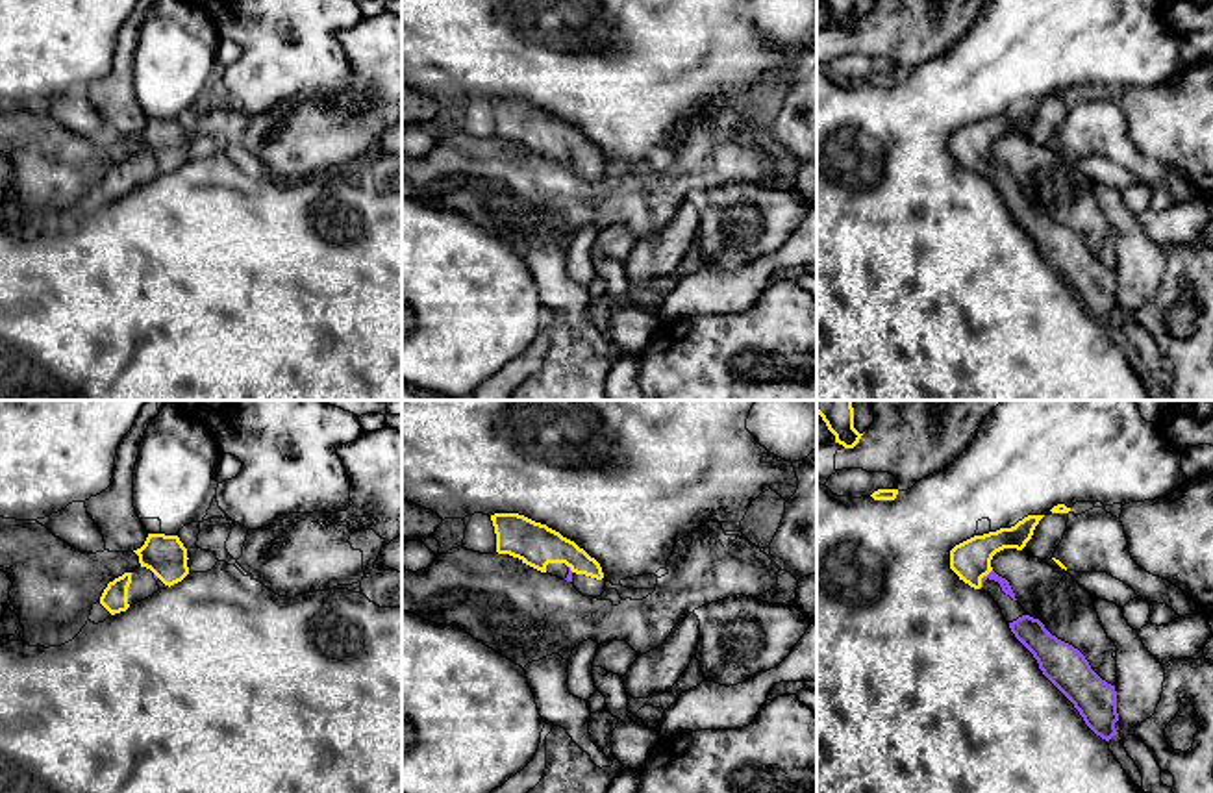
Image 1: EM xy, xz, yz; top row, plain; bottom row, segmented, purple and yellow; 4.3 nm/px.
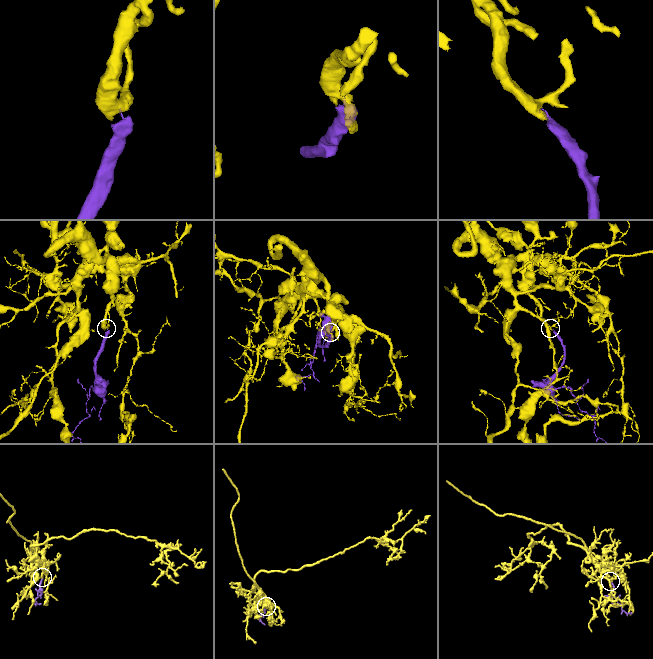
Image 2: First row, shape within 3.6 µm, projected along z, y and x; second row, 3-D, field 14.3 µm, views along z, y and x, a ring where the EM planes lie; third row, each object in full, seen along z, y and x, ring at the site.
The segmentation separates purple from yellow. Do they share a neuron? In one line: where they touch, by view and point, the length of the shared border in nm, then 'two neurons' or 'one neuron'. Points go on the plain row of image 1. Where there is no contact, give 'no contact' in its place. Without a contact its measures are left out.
yz (982, 163) | 110 nm | one neuron

